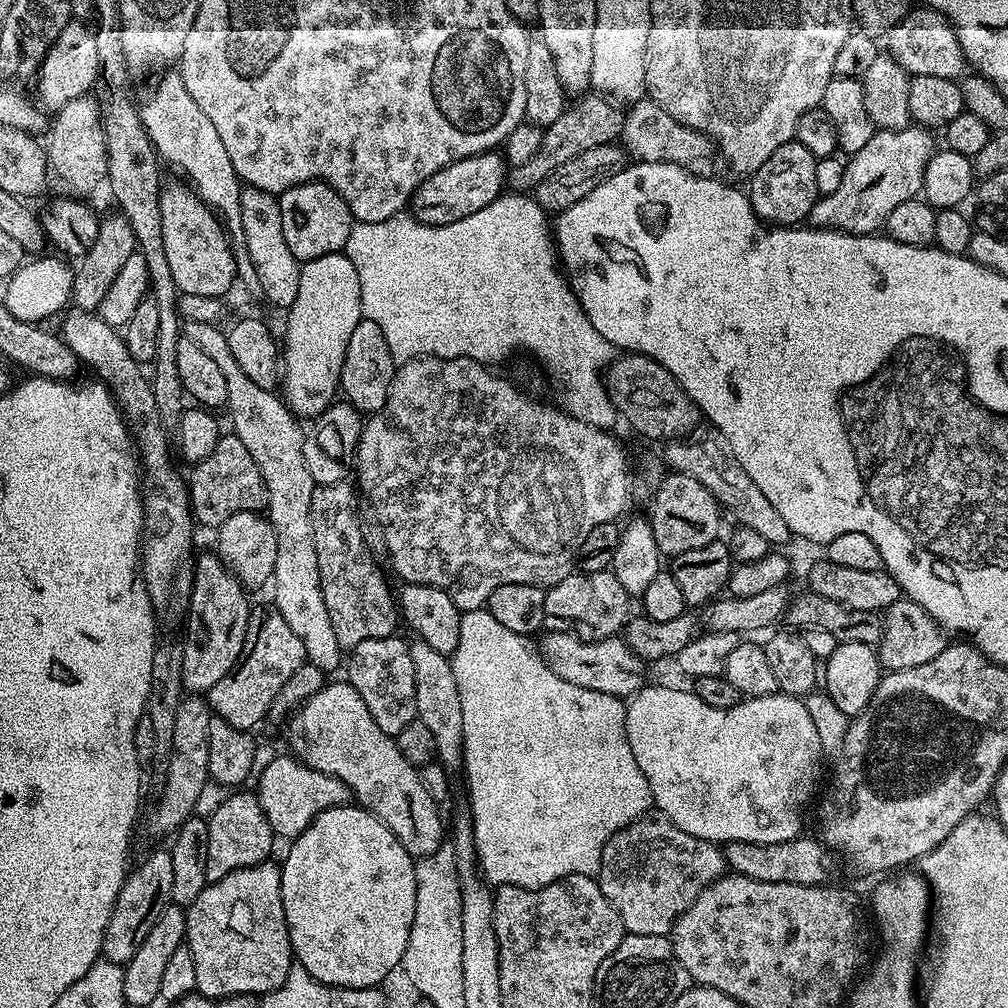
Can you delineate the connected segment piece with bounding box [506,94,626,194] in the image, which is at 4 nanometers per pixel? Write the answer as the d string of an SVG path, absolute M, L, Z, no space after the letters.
M584 94L575 100L578 101L565 107L558 122L544 129L544 138L538 154L534 154L530 162L522 162L522 166L512 168L507 173L506 184L513 193L531 193L538 186L538 182L546 178L546 174L554 174L558 166L566 166L570 158L578 158L578 154L586 154L586 150L594 150L594 146L613 143L619 137L624 129L626 112L617 101L603 94Z

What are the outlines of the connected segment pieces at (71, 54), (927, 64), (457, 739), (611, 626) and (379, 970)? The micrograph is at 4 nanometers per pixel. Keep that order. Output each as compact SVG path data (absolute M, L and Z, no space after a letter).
M70 22L58 34L58 38L50 46L46 58L40 64L40 71L34 77L34 100L47 113L60 112L66 104L85 95L89 95L94 84L99 81L100 59L98 58L98 38L91 27Z
M923 6L913 7L906 14L906 18L902 18L902 22L898 22L887 32L887 40L887 55L893 56L898 66L902 66L909 77L929 76L956 80L965 75L966 61L962 46L958 42L958 34L938 10Z
M413 639L408 644L410 662L414 662L414 698L416 715L434 734L434 756L449 770L459 769L464 762L464 731L462 730L462 698L458 694L458 682L454 682L451 659L426 642Z
M610 570L602 572L573 571L571 576L562 578L562 582L552 585L544 594L544 628L554 632L573 631L585 640L607 640L615 637L630 619L628 612L630 597L626 590L622 590L622 582L614 578Z
M341 806L318 814L312 819L312 825L289 844L292 845L289 846L288 853L280 864L280 877L282 878L282 906L286 910L286 926L290 934L295 963L301 964L318 982L333 984L335 988L374 988L383 985L383 980L395 968L397 971L401 967L406 942L410 938L416 905L416 860L377 816L359 806Z

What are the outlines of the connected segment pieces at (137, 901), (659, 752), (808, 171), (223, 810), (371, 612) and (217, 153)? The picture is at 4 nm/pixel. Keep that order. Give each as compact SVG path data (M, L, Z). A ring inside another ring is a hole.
M171 851L152 852L134 868L125 875L124 884L118 890L118 898L114 902L110 922L106 922L106 934L100 947L103 959L121 966L134 958L138 946L142 946L142 938L150 934L150 926L154 926L158 914L162 914L172 899L170 882L174 882L174 862Z
M645 686L627 701L624 713L626 714L626 738L630 742L630 750L634 750L634 762L638 762L642 774L646 774L652 803L658 809L659 815L674 822L674 826L678 826L678 830L686 830L686 834L699 840L710 840L717 846L734 842L777 844L797 839L801 835L800 812L796 808L802 807L812 795L814 795L813 797L817 795L816 783L820 780L820 763L826 759L825 750L818 738L818 730L810 718L810 710L806 710L801 697L783 694L754 696L741 699L740 703L735 704L732 708L715 708L702 702L702 698L698 698L695 691L692 690L683 692L680 688Z
M796 140L786 142L762 162L757 172L751 173L752 185L746 188L748 201L756 215L769 226L796 226L807 221L810 210L815 206L820 191L815 178L814 166L818 157L810 154L806 146Z
M236 790L228 794L212 815L207 817L206 878L209 882L226 878L226 874L234 870L263 864L271 857L268 855L272 852L274 833L262 810L260 800L256 797L255 791L240 791L244 790Z
M351 483L321 484L313 487L310 502L310 518L314 526L314 546L318 550L318 574L322 582L322 598L326 602L326 610L330 613L330 623L334 626L334 634L338 634L341 649L351 650L358 642L366 642L370 638L386 638L397 631L398 604L394 592L388 589L388 580L360 529L360 516L356 513L356 492Z
M168 70L160 80L160 85L152 92L152 97L139 109L141 122L149 136L157 157L170 167L177 168L183 179L187 181L200 201L207 204L222 221L227 235L230 237L232 252L236 255L236 274L239 283L253 290L259 289L260 282L254 272L254 262L250 262L250 254L244 245L242 234L242 202L240 189L242 181L236 175L234 162L230 162L230 154L226 154L226 146L222 146L222 138L218 138L218 130L214 130L210 118L202 114L198 102L190 98L186 86L182 82L179 71Z

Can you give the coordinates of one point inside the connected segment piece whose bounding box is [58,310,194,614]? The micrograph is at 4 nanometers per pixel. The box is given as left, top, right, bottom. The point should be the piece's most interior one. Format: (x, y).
(167, 559)

